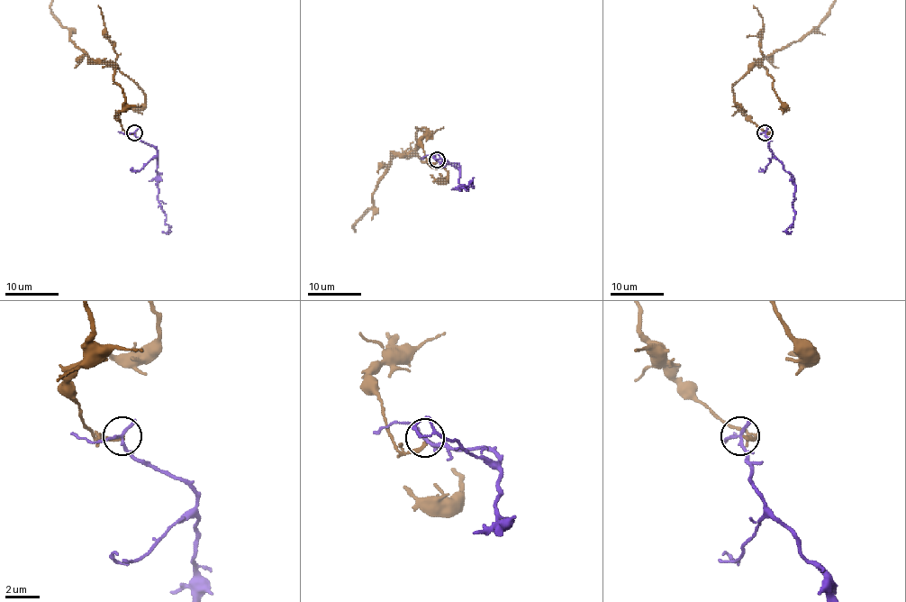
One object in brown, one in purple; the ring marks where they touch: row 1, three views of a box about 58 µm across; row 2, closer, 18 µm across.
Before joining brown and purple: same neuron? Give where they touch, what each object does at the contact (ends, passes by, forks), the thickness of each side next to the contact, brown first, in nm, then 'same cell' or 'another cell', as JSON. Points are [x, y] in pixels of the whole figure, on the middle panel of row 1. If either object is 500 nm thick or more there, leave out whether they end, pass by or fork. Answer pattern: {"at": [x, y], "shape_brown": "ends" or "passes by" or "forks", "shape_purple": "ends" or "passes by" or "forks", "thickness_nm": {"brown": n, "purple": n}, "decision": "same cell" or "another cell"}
{"at": [437, 159], "shape_brown": "ends", "shape_purple": "forks", "thickness_nm": {"brown": 240, "purple": 140}, "decision": "another cell"}

